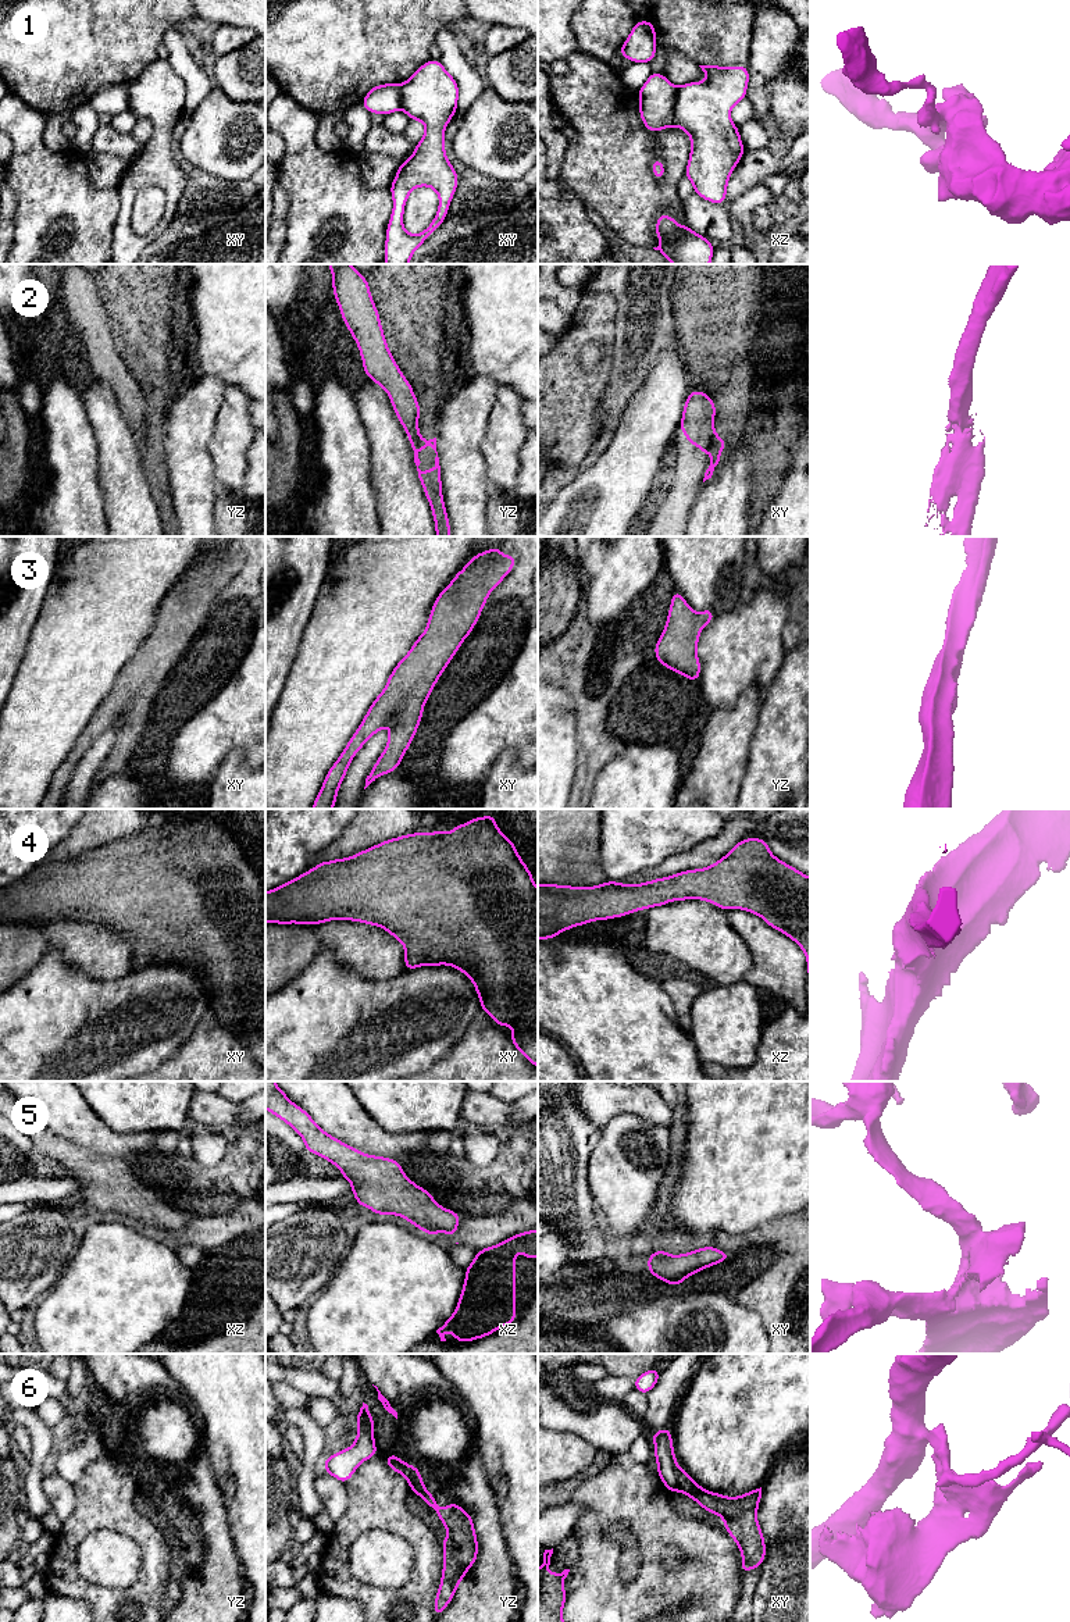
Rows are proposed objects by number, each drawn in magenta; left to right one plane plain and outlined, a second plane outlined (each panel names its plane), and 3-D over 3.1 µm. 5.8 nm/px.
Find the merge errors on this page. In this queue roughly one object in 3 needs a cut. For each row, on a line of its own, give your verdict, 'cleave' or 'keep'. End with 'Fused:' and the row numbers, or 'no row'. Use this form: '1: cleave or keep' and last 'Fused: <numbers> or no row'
1: cleave
2: cleave
3: keep
4: keep
5: keep
6: cleave
Fused: 1, 2, 6

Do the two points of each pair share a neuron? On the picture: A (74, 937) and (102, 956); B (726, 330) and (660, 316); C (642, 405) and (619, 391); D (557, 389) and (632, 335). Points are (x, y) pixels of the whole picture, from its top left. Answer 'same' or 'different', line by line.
A: same
B: different
C: different
D: different

